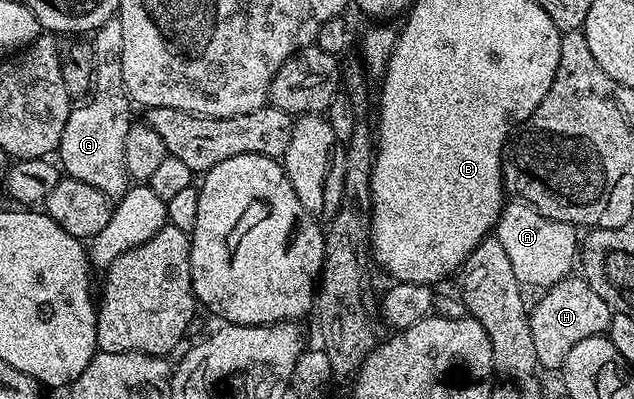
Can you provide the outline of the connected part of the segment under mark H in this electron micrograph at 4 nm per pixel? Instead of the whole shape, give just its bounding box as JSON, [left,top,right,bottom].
[529,277,611,373]

